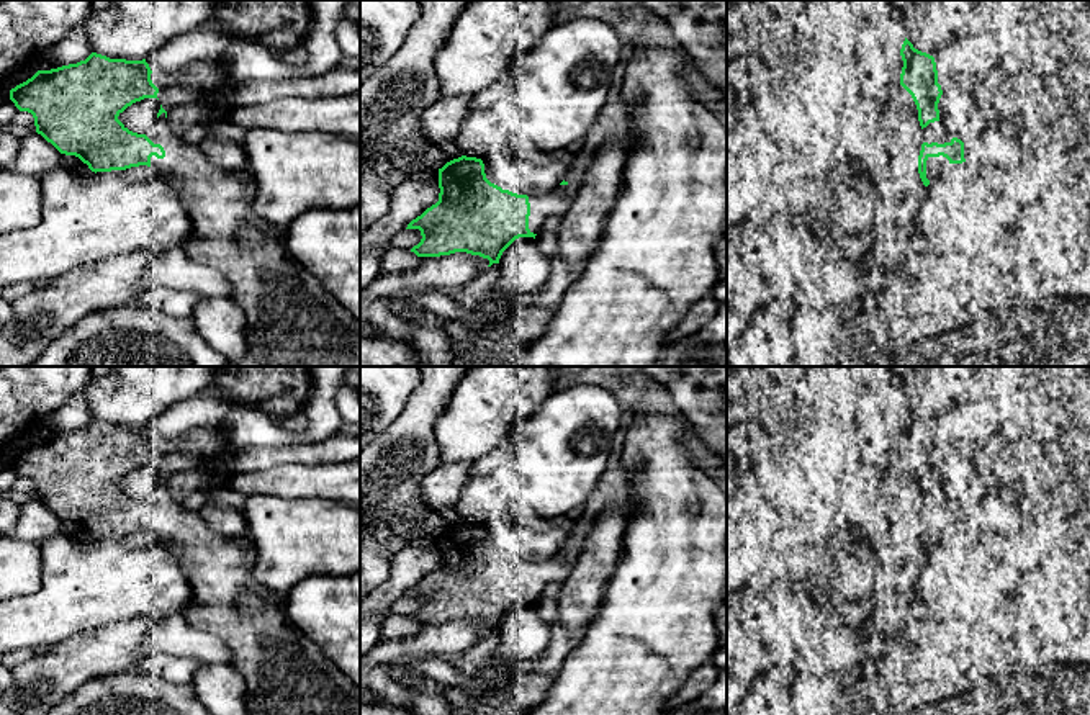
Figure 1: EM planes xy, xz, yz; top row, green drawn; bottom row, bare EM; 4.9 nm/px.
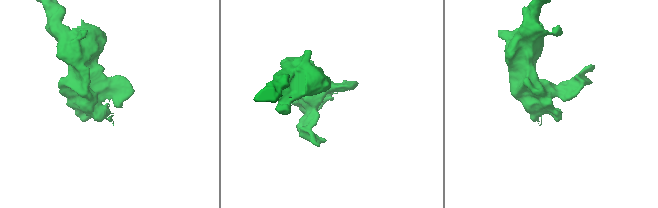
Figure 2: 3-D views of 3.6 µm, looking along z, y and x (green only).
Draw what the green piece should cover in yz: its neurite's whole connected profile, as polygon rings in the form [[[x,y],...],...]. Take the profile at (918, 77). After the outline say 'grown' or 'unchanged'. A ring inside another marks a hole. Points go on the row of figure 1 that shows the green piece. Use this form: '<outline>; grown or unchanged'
[[[905,38],[900,56],[903,61],[900,85],[912,95],[923,131],[918,155],[918,173],[925,187],[938,177],[944,164],[962,164],[964,142],[951,137],[939,123],[938,103],[943,95],[938,83],[935,57],[913,47]]]; grown

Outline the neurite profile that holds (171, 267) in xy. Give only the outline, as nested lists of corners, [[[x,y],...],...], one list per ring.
[[[183,247],[159,250],[149,265],[146,281],[200,296],[231,296],[229,281],[216,268],[190,259]]]

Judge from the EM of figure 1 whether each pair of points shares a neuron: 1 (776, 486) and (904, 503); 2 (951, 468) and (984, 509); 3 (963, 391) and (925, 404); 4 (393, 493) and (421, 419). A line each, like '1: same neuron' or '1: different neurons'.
1: different neurons
2: different neurons
3: same neuron
4: same neuron

